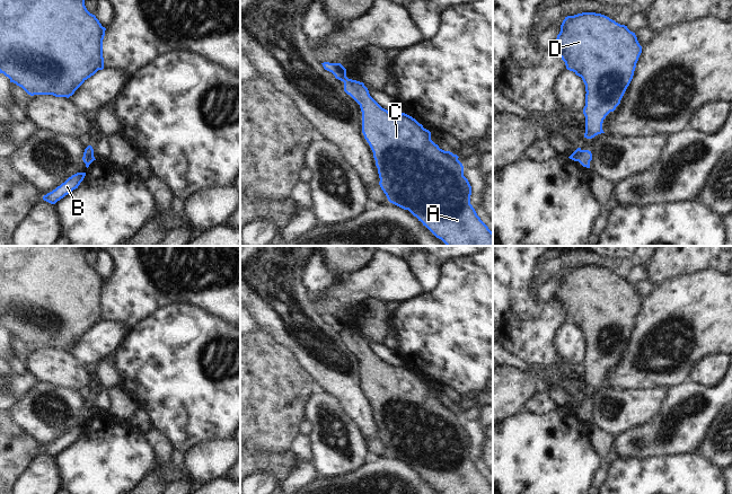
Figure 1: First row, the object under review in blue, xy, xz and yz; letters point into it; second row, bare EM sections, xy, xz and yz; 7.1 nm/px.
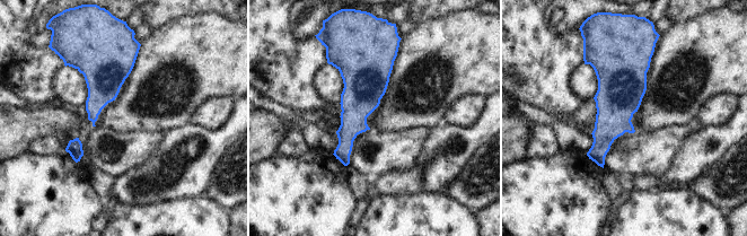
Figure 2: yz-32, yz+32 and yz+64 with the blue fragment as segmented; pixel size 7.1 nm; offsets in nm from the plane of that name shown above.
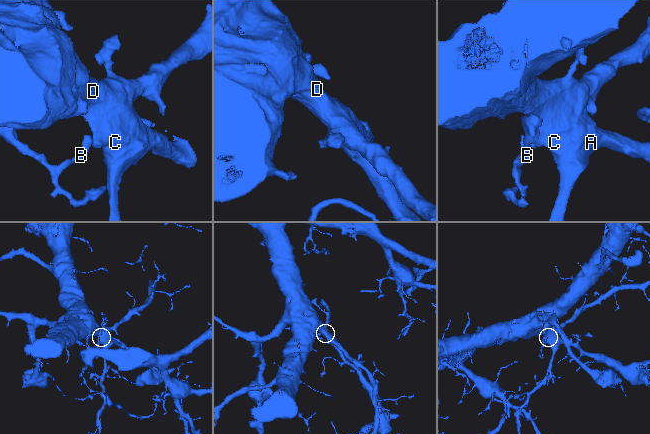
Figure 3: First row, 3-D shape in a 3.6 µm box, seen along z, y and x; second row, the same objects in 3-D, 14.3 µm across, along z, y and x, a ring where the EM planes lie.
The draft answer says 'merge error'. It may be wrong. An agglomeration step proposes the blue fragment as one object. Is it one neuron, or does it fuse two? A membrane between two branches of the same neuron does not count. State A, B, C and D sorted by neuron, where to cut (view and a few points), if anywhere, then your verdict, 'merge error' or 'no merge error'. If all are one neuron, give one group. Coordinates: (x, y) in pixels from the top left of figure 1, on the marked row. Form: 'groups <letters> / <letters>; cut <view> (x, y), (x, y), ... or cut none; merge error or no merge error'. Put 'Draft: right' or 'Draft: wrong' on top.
Draft: right
groups A C D / B; cut yz (581, 150), (576, 160); merge error

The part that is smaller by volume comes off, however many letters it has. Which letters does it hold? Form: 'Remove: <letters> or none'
Remove: B

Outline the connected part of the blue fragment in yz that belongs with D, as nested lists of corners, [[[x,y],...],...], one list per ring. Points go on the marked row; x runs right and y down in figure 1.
[[[596,12],[567,16],[550,47],[585,85],[584,138],[605,133],[602,123],[629,86],[642,53],[635,33]]]

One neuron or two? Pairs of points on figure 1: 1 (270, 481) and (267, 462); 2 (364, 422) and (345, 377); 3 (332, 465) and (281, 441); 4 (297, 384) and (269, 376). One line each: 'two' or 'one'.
1: two
2: one
3: two
4: one

